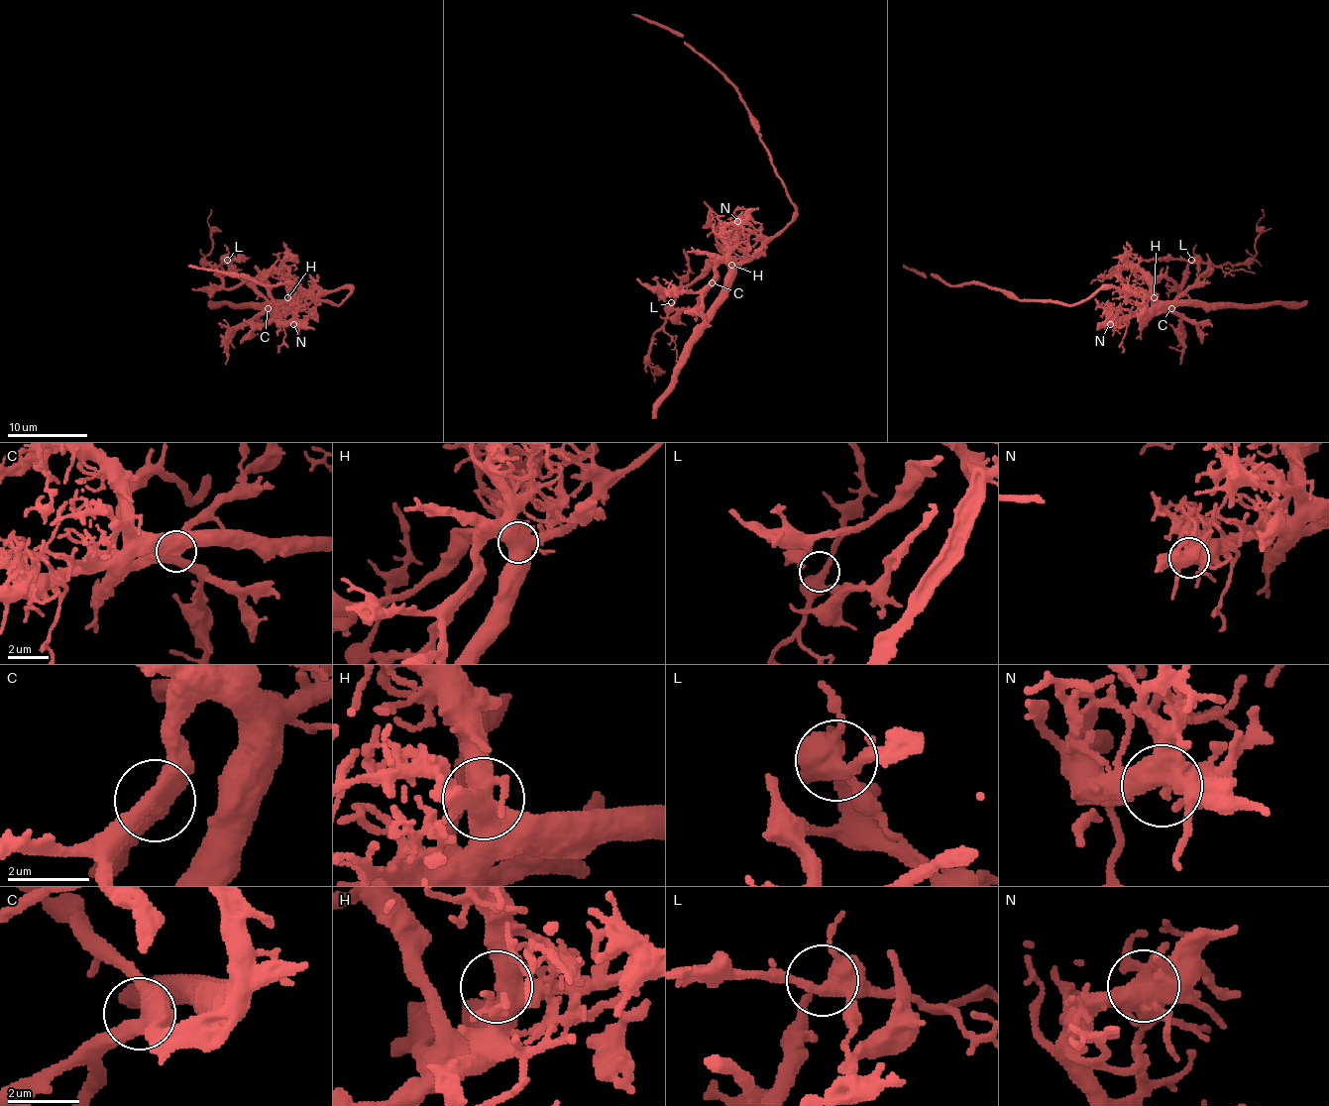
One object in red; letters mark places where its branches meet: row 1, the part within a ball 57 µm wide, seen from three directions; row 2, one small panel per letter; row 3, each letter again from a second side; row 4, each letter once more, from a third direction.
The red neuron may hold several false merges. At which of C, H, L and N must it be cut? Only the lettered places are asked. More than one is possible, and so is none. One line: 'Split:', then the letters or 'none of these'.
Split: none of these

